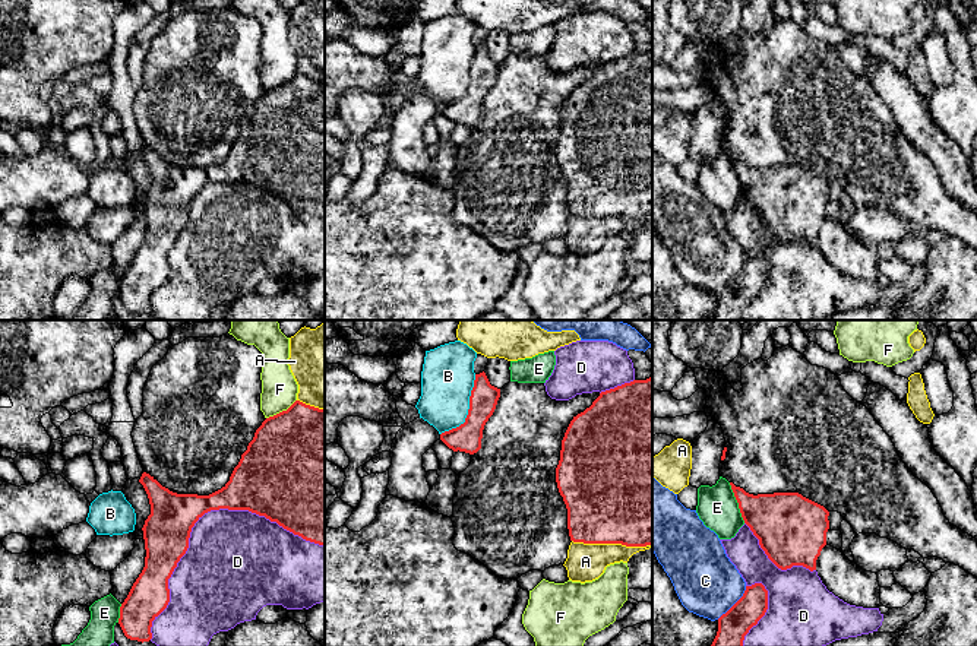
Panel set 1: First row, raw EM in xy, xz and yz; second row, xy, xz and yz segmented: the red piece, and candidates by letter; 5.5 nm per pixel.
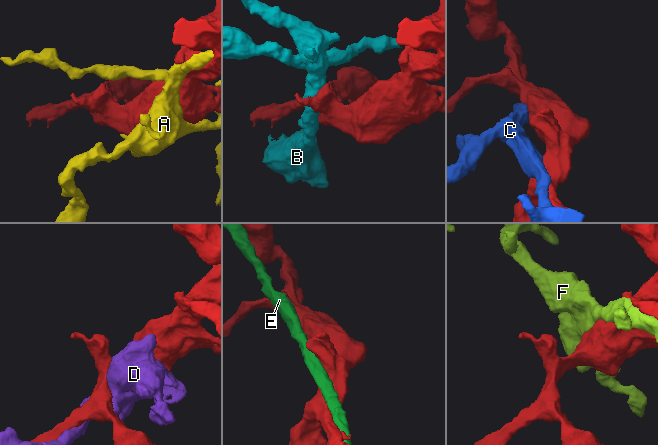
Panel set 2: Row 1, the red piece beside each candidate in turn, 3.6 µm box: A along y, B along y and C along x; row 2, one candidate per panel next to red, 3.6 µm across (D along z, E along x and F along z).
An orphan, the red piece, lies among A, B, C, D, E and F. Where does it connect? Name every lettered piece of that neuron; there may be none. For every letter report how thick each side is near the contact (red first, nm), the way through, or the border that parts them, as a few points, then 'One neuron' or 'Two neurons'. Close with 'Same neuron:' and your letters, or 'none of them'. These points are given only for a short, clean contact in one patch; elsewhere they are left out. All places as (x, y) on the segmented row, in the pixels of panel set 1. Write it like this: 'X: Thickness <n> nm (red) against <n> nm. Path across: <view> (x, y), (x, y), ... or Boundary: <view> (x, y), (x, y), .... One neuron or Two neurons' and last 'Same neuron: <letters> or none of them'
A: Thickness 500 nm (red) against 200 nm. Two neurons
B: Thickness 160 nm (red) against 300 nm. Two neurons
C: Thickness 170 nm (red) against 360 nm. Two neurons
D: Thickness 260 nm (red) against 460 nm. Two neurons
E: Thickness 300 nm (red) against 220 nm. Two neurons
F: Thickness 500 nm (red) against 200 nm. Two neurons
Same neuron: none of them

